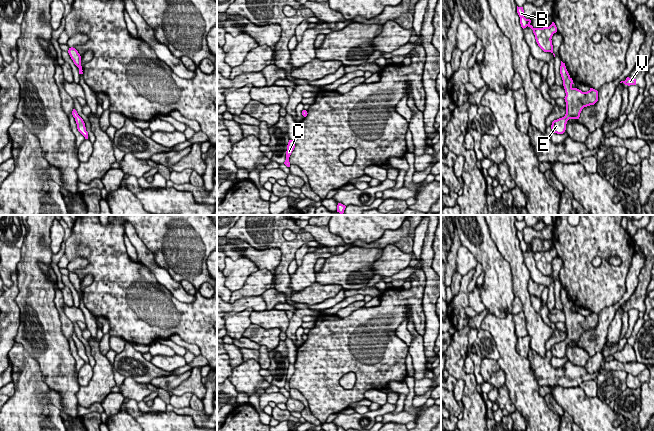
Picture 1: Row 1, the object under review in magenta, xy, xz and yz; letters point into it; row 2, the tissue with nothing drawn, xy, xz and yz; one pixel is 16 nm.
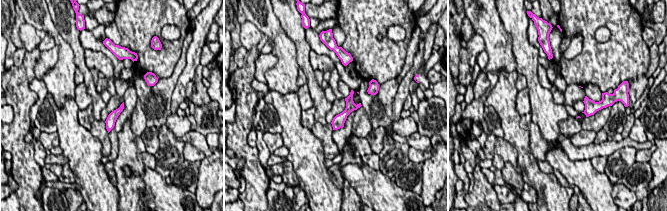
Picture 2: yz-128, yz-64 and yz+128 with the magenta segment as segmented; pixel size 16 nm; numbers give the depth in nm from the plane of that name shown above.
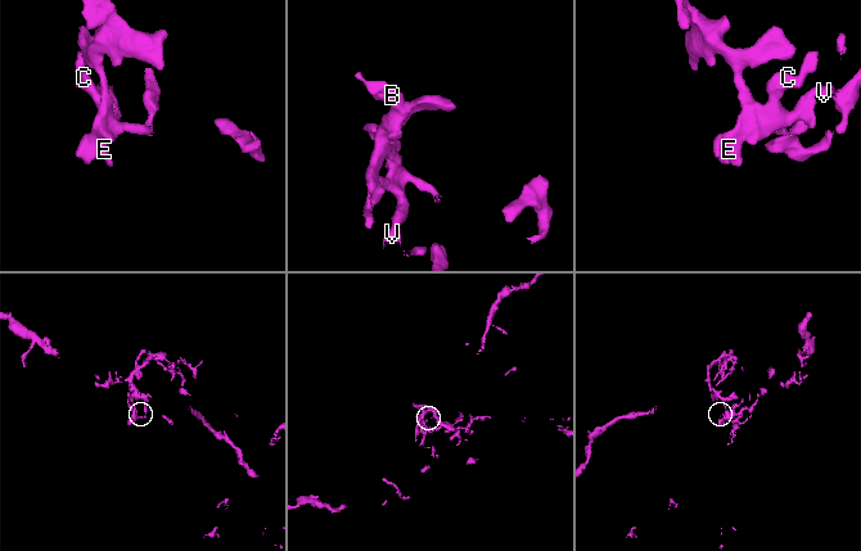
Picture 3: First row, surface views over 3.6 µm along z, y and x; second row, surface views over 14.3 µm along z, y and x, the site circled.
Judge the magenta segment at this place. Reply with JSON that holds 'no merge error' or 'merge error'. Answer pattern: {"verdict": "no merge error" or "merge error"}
{"verdict": "merge error"}

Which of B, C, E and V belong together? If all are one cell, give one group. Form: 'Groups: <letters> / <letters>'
Groups: B / C E V

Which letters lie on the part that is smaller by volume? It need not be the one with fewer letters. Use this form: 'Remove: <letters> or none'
Remove: B

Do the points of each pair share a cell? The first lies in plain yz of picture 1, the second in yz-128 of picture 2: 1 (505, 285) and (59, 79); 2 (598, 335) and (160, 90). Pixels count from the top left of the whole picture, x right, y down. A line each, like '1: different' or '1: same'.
1: same
2: same

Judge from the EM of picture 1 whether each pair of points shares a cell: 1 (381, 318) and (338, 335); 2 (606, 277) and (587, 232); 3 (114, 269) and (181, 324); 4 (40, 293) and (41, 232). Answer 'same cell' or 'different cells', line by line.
1: same cell
2: same cell
3: same cell
4: same cell

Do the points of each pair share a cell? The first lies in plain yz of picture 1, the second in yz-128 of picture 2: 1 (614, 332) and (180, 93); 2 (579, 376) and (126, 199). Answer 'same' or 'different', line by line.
1: same
2: different

